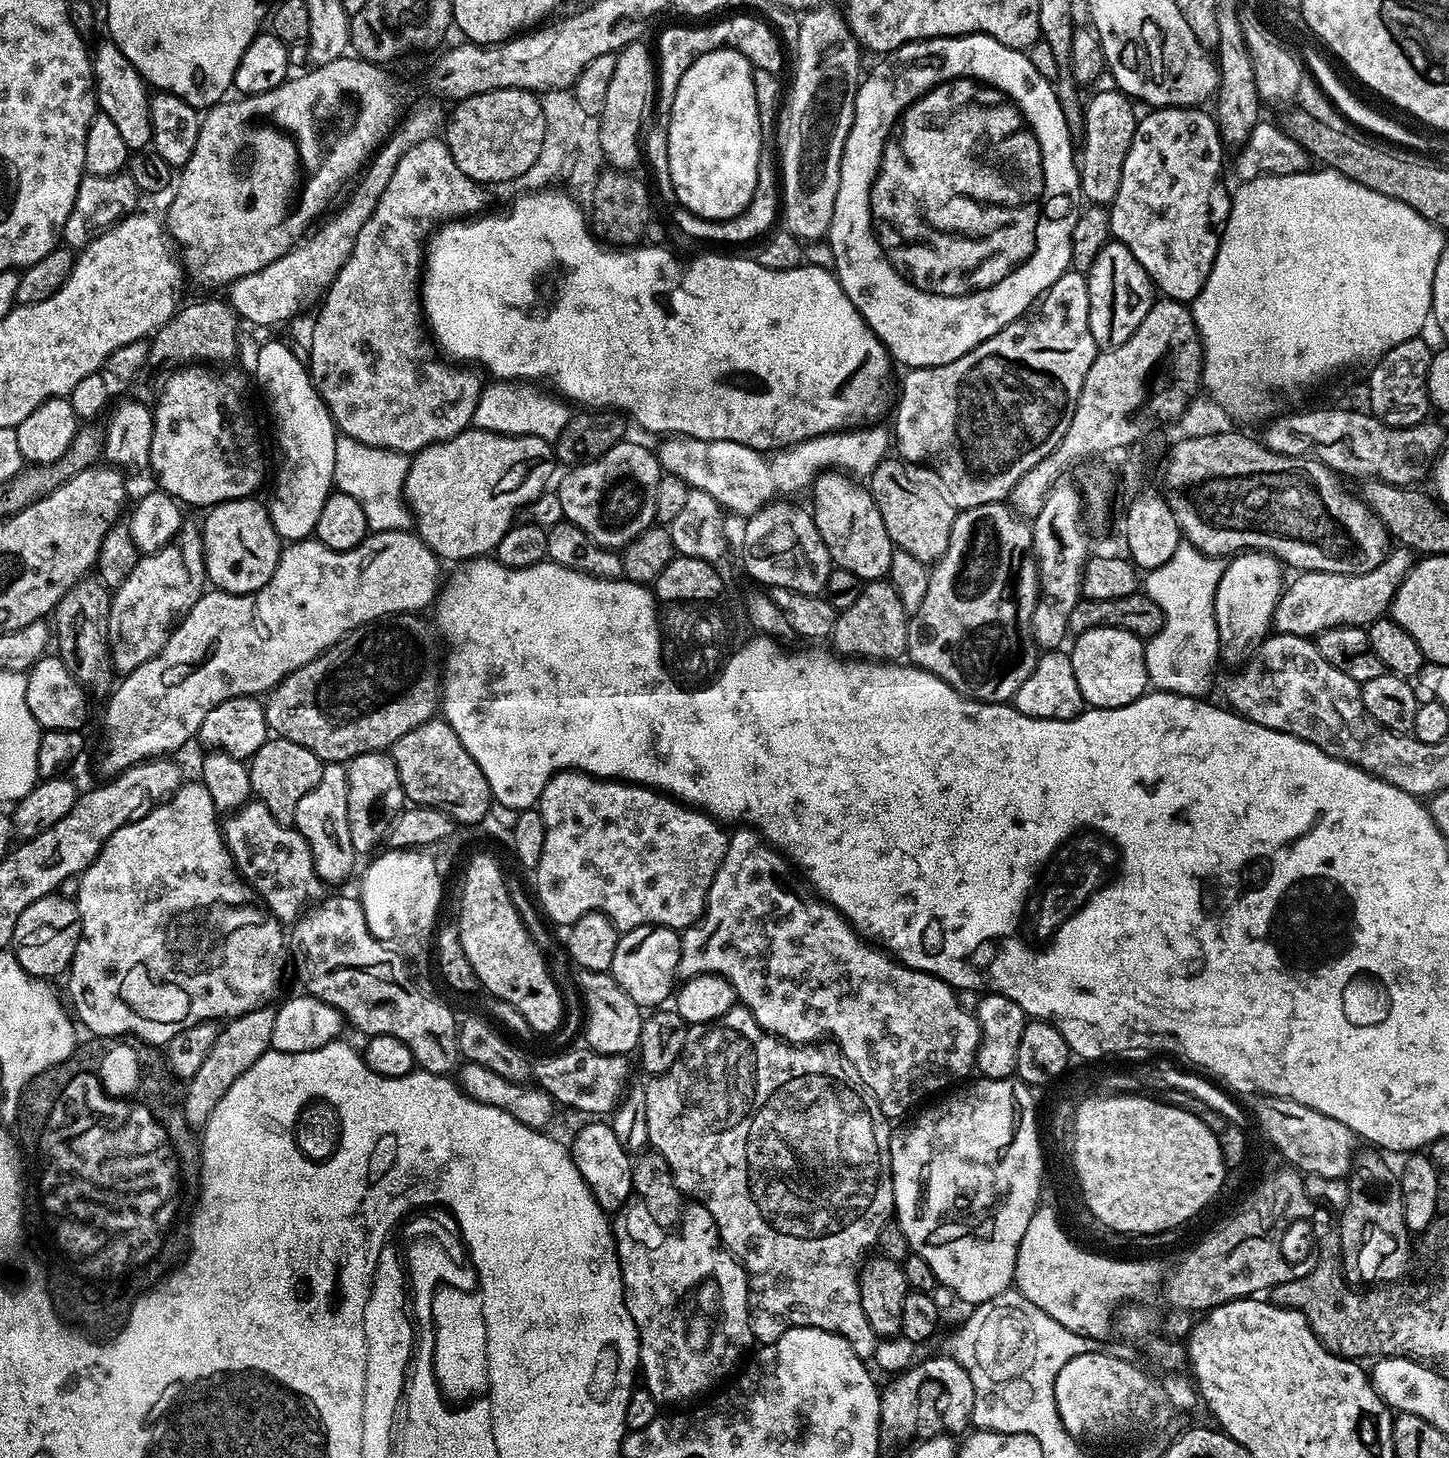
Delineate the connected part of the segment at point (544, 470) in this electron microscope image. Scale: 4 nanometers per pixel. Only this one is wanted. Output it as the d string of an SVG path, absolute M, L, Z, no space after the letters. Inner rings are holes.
M469 426L463 432L459 432L454 438L443 440L437 444L431 444L415 453L411 457L409 472L406 474L403 498L407 501L407 506L411 512L411 519L414 521L414 531L417 536L423 540L434 555L439 556L441 561L460 560L456 562L467 562L477 558L487 557L489 554L495 553L498 542L502 538L502 534L506 534L506 530L511 528L517 519L516 511L527 509L534 498L538 498L549 487L548 479L552 476L552 464L554 465L554 448L549 441L542 438L534 438L533 436L503 436L497 432L487 432L475 426Z

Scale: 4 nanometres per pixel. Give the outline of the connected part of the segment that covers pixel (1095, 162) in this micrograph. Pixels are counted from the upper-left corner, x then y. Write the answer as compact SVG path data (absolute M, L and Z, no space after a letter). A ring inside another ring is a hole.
M1097 90L1092 97L1087 97L1084 109L1084 145L1078 148L1078 167L1080 169L1080 194L1089 205L1110 206L1118 194L1118 186L1122 186L1122 166L1126 162L1126 154L1130 154L1130 142L1134 142L1138 123L1137 105L1123 92L1105 92Z

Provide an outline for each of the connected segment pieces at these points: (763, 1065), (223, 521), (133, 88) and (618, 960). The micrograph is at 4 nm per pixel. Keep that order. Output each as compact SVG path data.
M737 1006L731 1008L721 1020L691 1025L678 1062L674 1062L674 1066L670 1066L670 1070L660 1076L651 1077L644 1084L644 1093L649 1145L655 1152L662 1154L662 1158L666 1158L666 1166L670 1166L678 1190L685 1197L692 1196L688 1198L710 1210L723 1247L743 1264L744 1272L748 1275L748 1306L753 1341L761 1345L773 1344L782 1334L786 1334L788 1328L821 1328L846 1338L858 1359L871 1361L878 1338L874 1330L870 1330L870 1322L866 1322L866 1314L862 1310L860 1270L866 1257L873 1251L871 1248L879 1242L880 1231L893 1215L896 1203L890 1162L890 1121L882 1114L878 1102L872 1097L872 1091L864 1085L862 1078L858 1078L858 1070L854 1070L840 1049L831 1043L824 1042L819 1046L786 1044L762 1030L748 1008Z
M249 498L247 500L227 500L221 504L216 504L212 508L207 509L204 520L204 528L202 527L202 539L204 542L204 571L207 579L210 581L213 589L222 592L233 592L236 596L245 596L248 592L257 592L262 586L266 586L266 582L270 582L270 578L274 574L274 570L278 566L278 558L282 551L282 541L279 534L274 530L274 526L270 522L270 514L267 507L263 503L259 504L256 498Z
M104 38L97 48L93 47L90 52L92 58L92 77L96 87L96 103L99 111L111 118L114 126L126 141L130 150L144 150L152 143L152 127L148 101L150 88L140 71L122 54L122 50L110 38Z
M643 924L623 933L614 950L610 975L630 994L641 1009L652 1010L663 1005L673 995L680 971L680 932L660 924Z

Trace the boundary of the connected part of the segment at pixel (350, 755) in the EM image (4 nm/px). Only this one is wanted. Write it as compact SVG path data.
M399 612L396 616L373 620L348 632L321 656L282 678L263 701L269 729L281 740L306 746L321 762L347 762L367 752L391 749L402 734L410 734L410 730L433 719L442 704L442 648L433 625L424 618L420 614Z

